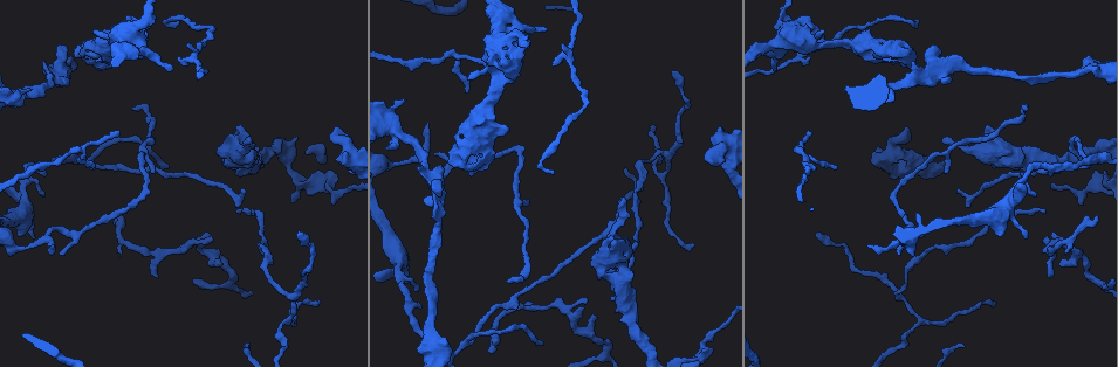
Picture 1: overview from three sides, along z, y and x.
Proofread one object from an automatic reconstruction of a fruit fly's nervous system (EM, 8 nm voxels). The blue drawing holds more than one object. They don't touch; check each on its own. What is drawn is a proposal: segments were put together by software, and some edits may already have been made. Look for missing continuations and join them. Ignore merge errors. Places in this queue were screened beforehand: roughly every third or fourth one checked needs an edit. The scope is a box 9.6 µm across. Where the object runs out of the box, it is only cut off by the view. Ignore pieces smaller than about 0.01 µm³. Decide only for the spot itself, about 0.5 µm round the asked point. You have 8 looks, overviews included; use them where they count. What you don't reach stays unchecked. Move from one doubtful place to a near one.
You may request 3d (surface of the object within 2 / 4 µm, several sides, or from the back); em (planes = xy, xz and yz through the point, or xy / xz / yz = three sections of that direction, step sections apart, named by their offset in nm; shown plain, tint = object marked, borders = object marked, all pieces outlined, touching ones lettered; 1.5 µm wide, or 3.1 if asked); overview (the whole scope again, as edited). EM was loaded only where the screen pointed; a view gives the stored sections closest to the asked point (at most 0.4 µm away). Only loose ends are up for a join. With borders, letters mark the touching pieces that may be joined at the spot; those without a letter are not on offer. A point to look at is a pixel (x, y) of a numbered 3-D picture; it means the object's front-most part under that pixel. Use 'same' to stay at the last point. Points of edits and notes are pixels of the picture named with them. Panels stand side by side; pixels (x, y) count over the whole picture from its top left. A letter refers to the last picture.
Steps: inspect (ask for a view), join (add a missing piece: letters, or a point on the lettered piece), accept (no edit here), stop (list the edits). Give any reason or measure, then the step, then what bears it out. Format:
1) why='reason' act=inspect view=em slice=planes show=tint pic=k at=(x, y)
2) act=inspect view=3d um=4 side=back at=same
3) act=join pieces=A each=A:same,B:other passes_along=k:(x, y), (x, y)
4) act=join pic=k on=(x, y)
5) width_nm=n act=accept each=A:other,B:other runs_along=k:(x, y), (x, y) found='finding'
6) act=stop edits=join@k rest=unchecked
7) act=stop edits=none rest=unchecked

why='free end' act=inspect view=3d um=2 pic=1 at=(1049, 277)

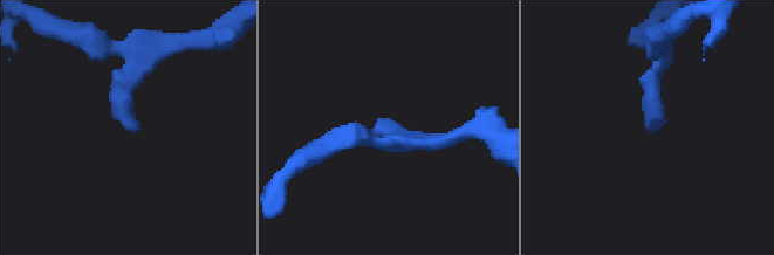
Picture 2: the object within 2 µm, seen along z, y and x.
why='need the tissue' act=inspect view=em slice=planes show=borders pic=2 at=(137, 125)

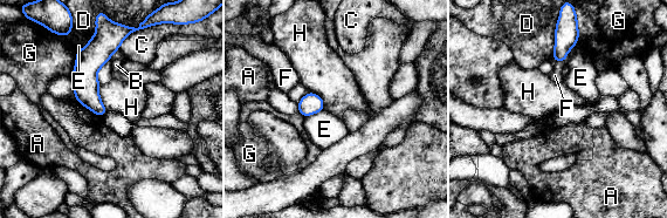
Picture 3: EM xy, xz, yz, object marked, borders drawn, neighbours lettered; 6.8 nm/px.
longest_contact=A:240nm act=accept each=A:other,B:other,C:other,D:other,E:other,F:other,G:other,H:other border=3:(100, 83), (100, 99), (108, 110) found='no lettered piece goes on from it'

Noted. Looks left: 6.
why='an open end' act=inspect view=em slice=planes show=borders pic=1 at=(242, 191)

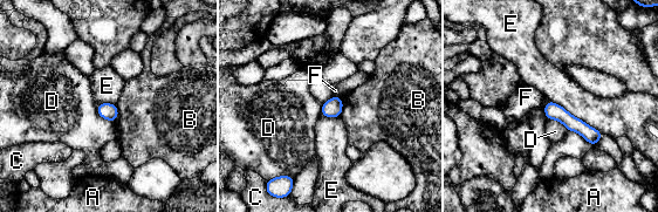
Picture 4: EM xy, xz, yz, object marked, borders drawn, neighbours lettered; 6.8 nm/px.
width_nm=110 longest_contact=E:460nm act=accept each=A:other,B:other,C:other,D:other,E:other,F:other found='no lettered piece goes on from it'

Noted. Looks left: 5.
why='free end' act=inspect view=em slice=xz step=8 show=tint pic=1 at=(993, 303)

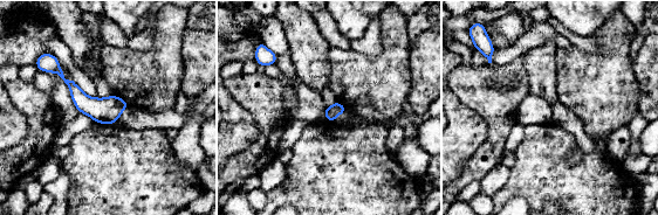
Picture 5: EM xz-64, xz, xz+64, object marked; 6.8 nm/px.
act=inspect view=em slice=planes show=borders at=same

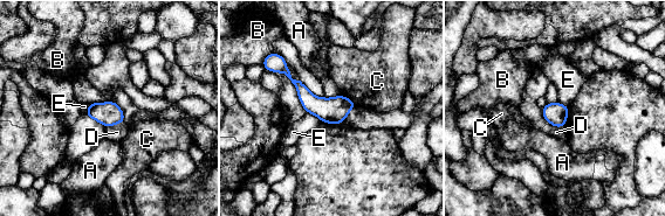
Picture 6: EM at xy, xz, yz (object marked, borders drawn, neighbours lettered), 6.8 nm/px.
width_nm=160 act=accept each=A:other,B:other,C:other,D:other,E:other border=6:(307, 112), (316, 116), (322, 122) found='no lettered piece goes on from it'

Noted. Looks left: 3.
act=stop edits=none rest=unchecked

